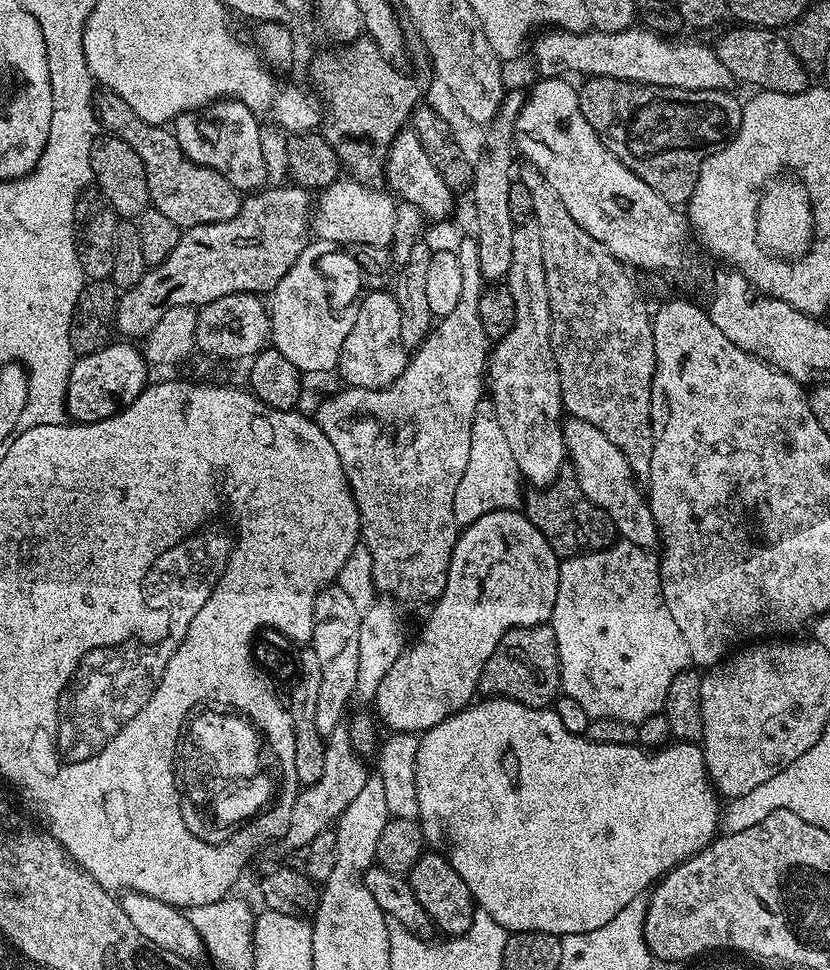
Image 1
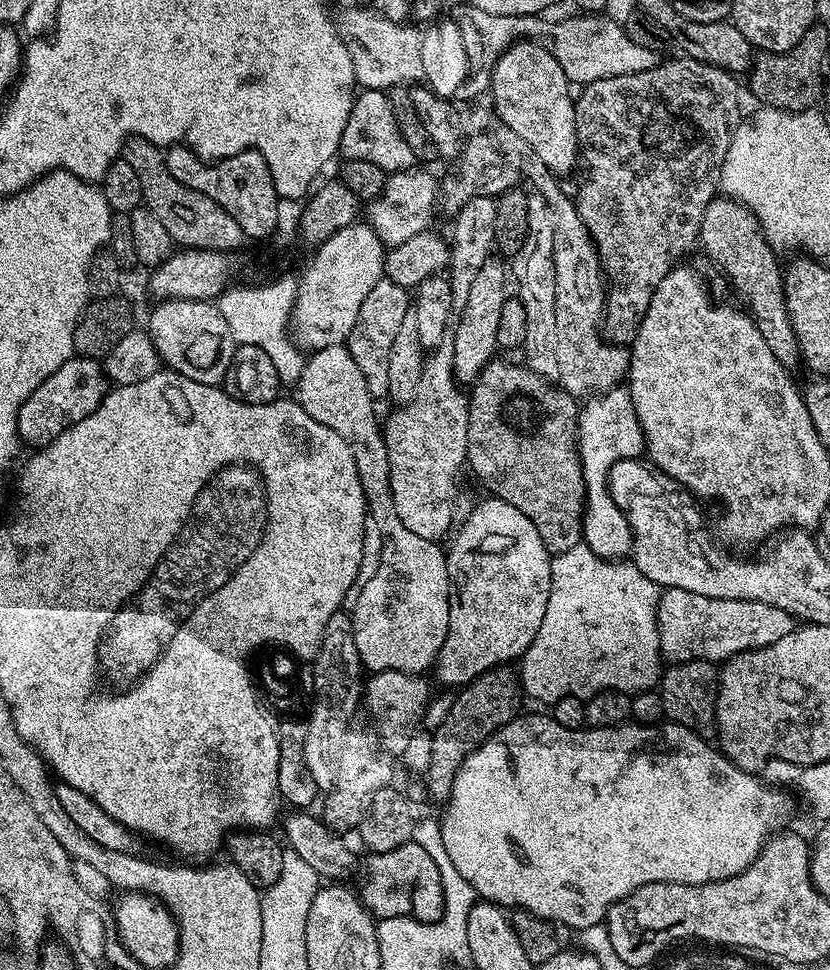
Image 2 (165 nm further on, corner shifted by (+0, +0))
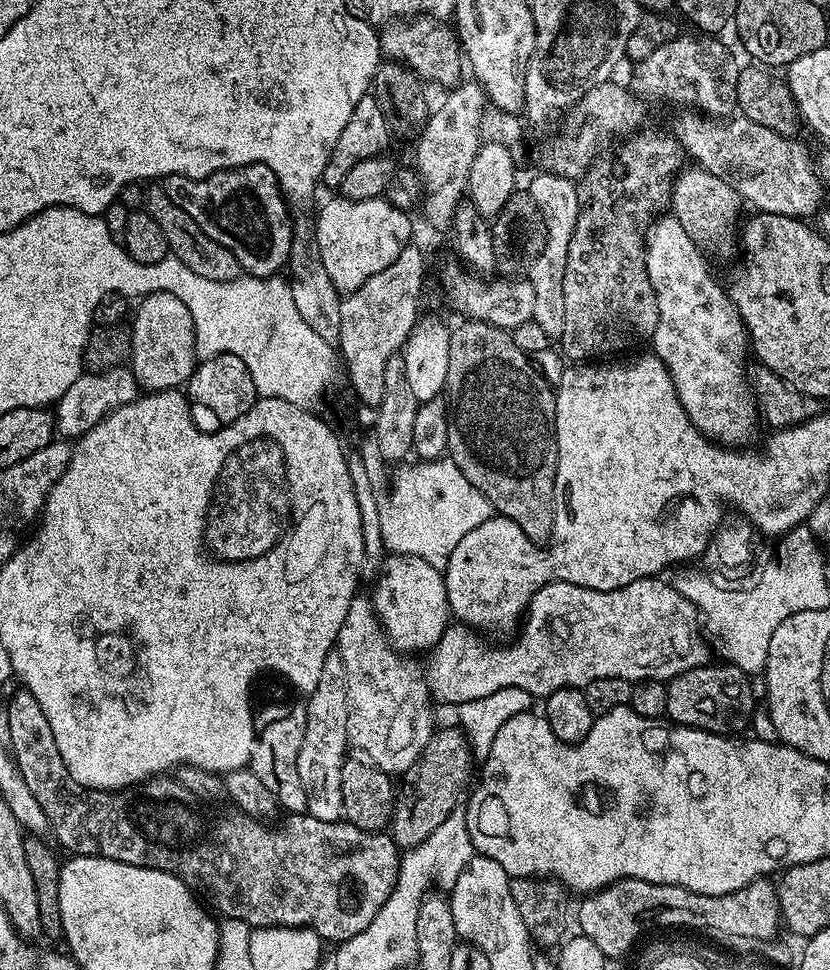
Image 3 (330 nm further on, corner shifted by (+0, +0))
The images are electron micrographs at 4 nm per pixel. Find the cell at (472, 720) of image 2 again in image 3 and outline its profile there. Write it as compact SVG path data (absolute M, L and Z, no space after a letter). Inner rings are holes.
M459 727L444 728L441 732L440 729L433 731L424 753L407 770L406 779L412 788L400 788L395 793L390 835L397 848L407 850L426 842L426 838L430 838L430 834L434 834L434 830L438 830L438 826L446 822L446 817L461 803L473 779L472 763L474 760L470 755L467 739Z

